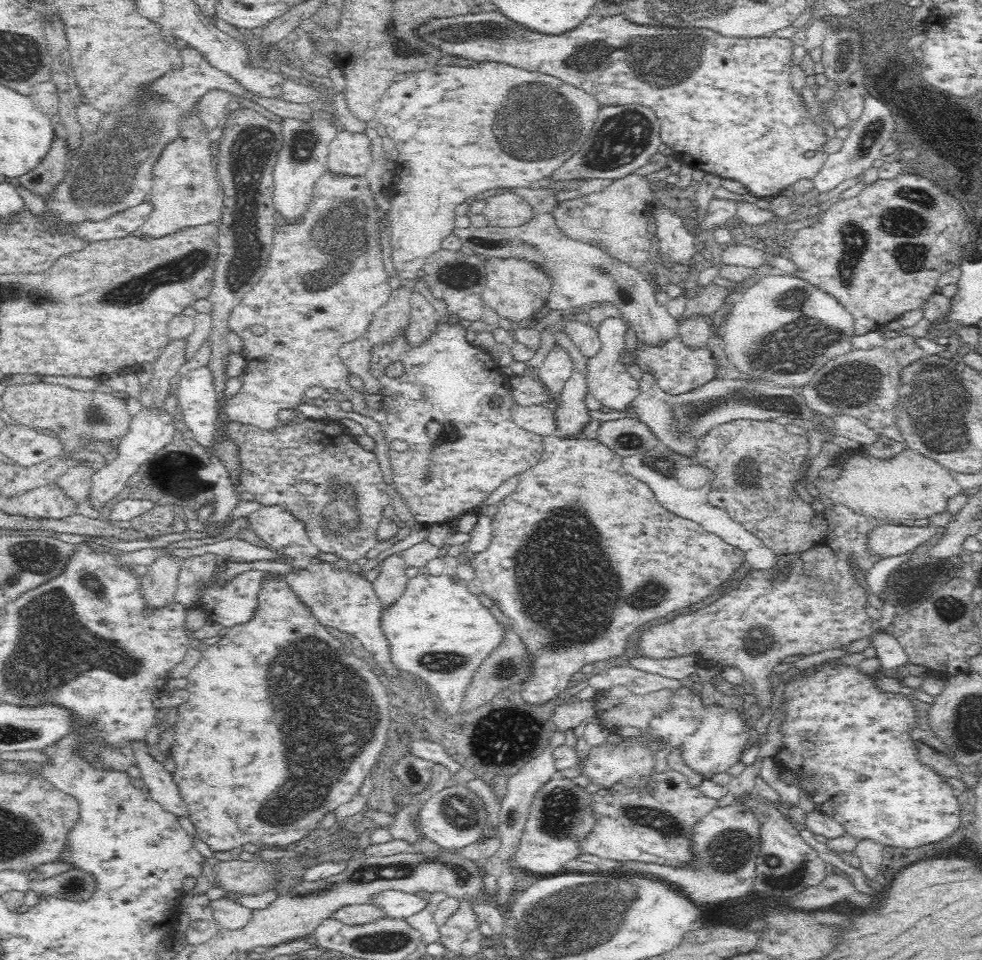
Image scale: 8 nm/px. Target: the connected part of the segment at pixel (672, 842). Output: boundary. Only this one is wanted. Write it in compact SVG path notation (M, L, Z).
M664 765L656 771L650 770L642 778L643 784L638 787L617 781L592 795L595 824L590 834L580 840L580 852L617 860L621 864L638 861L692 867L696 863L690 837L694 824L718 806L718 801L690 786L686 775Z

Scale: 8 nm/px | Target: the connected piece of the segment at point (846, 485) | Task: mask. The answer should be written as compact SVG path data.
M904 435L894 438L894 444L888 444L884 450L880 448L876 456L847 456L840 468L838 478L818 478L814 483L821 493L830 501L842 502L854 513L890 519L893 525L922 523L933 513L946 511L949 499L961 491L945 467L926 455L906 450Z

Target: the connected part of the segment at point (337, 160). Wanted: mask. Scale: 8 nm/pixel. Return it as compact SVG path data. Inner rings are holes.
M342 129L327 143L329 154L325 166L332 174L360 176L372 163L370 140L362 133Z

